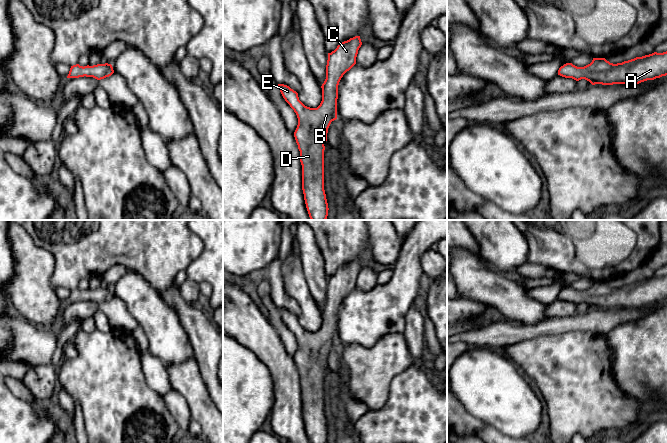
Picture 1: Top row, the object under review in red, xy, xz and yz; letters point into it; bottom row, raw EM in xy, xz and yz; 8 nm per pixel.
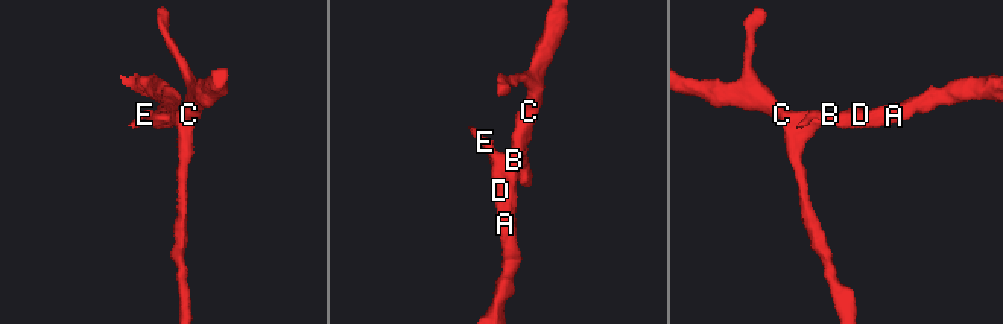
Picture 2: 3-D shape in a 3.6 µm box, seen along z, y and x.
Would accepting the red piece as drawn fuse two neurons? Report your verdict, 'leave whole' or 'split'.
leave whole

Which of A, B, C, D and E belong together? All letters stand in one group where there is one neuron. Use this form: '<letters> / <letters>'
A B C D E

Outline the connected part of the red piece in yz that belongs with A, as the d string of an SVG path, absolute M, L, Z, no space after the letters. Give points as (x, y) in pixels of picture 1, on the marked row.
M667 51L663 53L654 52L617 64L610 63L605 58L593 58L592 62L584 67L577 67L572 63L566 63L559 68L558 75L572 78L576 81L585 79L592 85L639 84L667 75Z

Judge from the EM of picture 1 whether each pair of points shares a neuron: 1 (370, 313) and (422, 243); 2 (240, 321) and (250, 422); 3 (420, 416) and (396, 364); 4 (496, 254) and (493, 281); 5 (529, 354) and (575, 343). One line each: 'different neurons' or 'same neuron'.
1: same neuron
2: different neurons
3: different neurons
4: different neurons
5: same neuron

